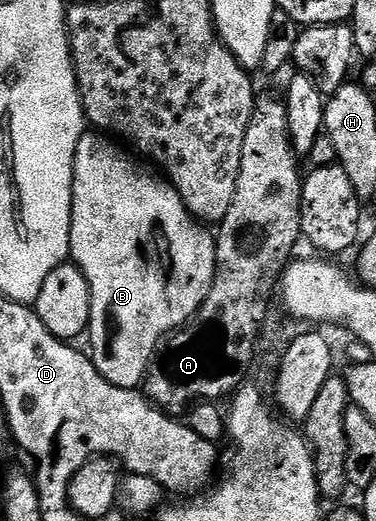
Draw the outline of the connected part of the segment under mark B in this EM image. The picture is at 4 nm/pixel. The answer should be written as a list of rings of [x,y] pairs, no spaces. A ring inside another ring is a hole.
[[[87,132],[80,136],[80,144],[76,144],[76,160],[74,161],[74,179],[72,180],[72,224],[70,225],[70,258],[73,265],[79,266],[88,280],[88,288],[92,292],[92,312],[90,313],[90,328],[88,339],[90,347],[88,353],[94,360],[94,366],[112,384],[120,388],[138,390],[146,381],[146,369],[154,358],[154,351],[158,349],[158,343],[163,341],[164,336],[175,330],[181,330],[190,317],[204,304],[208,292],[212,288],[214,279],[214,265],[216,264],[216,238],[210,234],[205,225],[197,218],[192,217],[184,200],[176,193],[173,186],[165,177],[157,173],[149,174],[142,166],[137,166],[124,151],[121,145],[115,144],[105,133]]]

